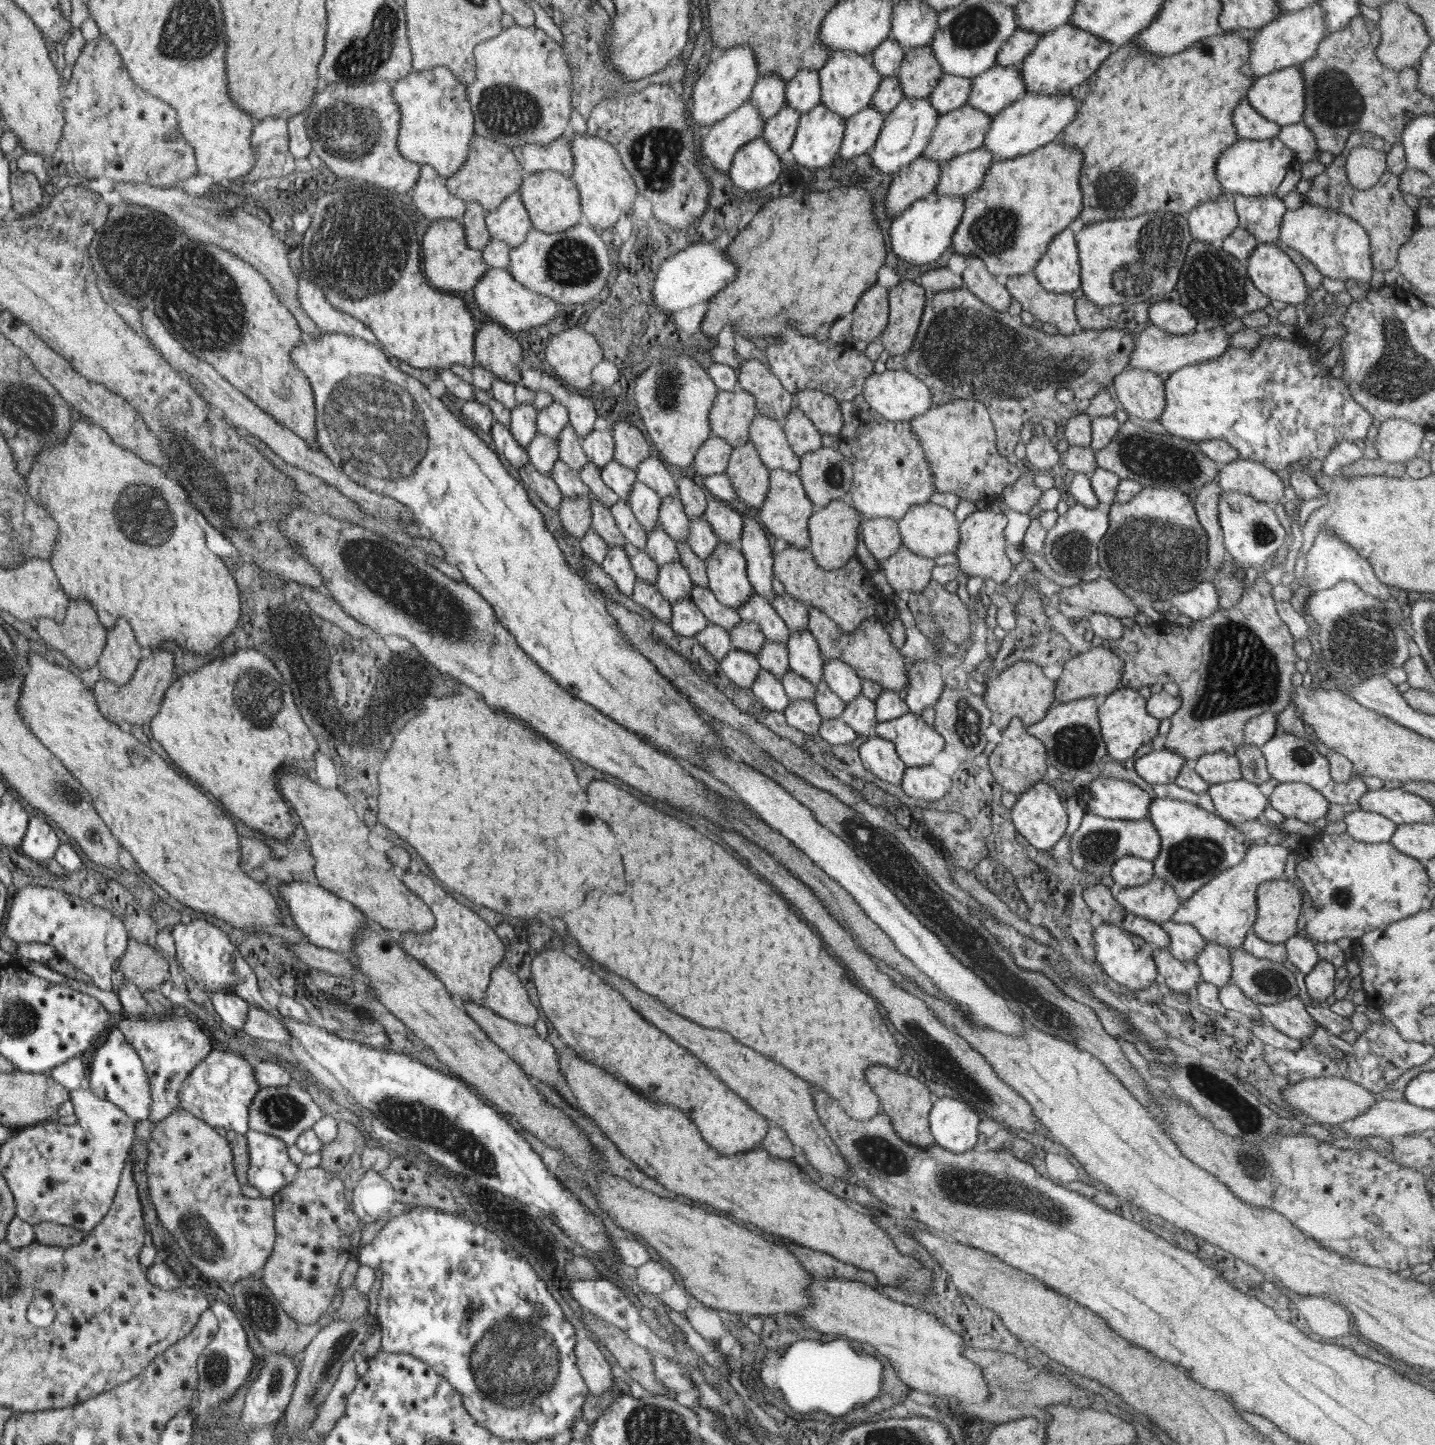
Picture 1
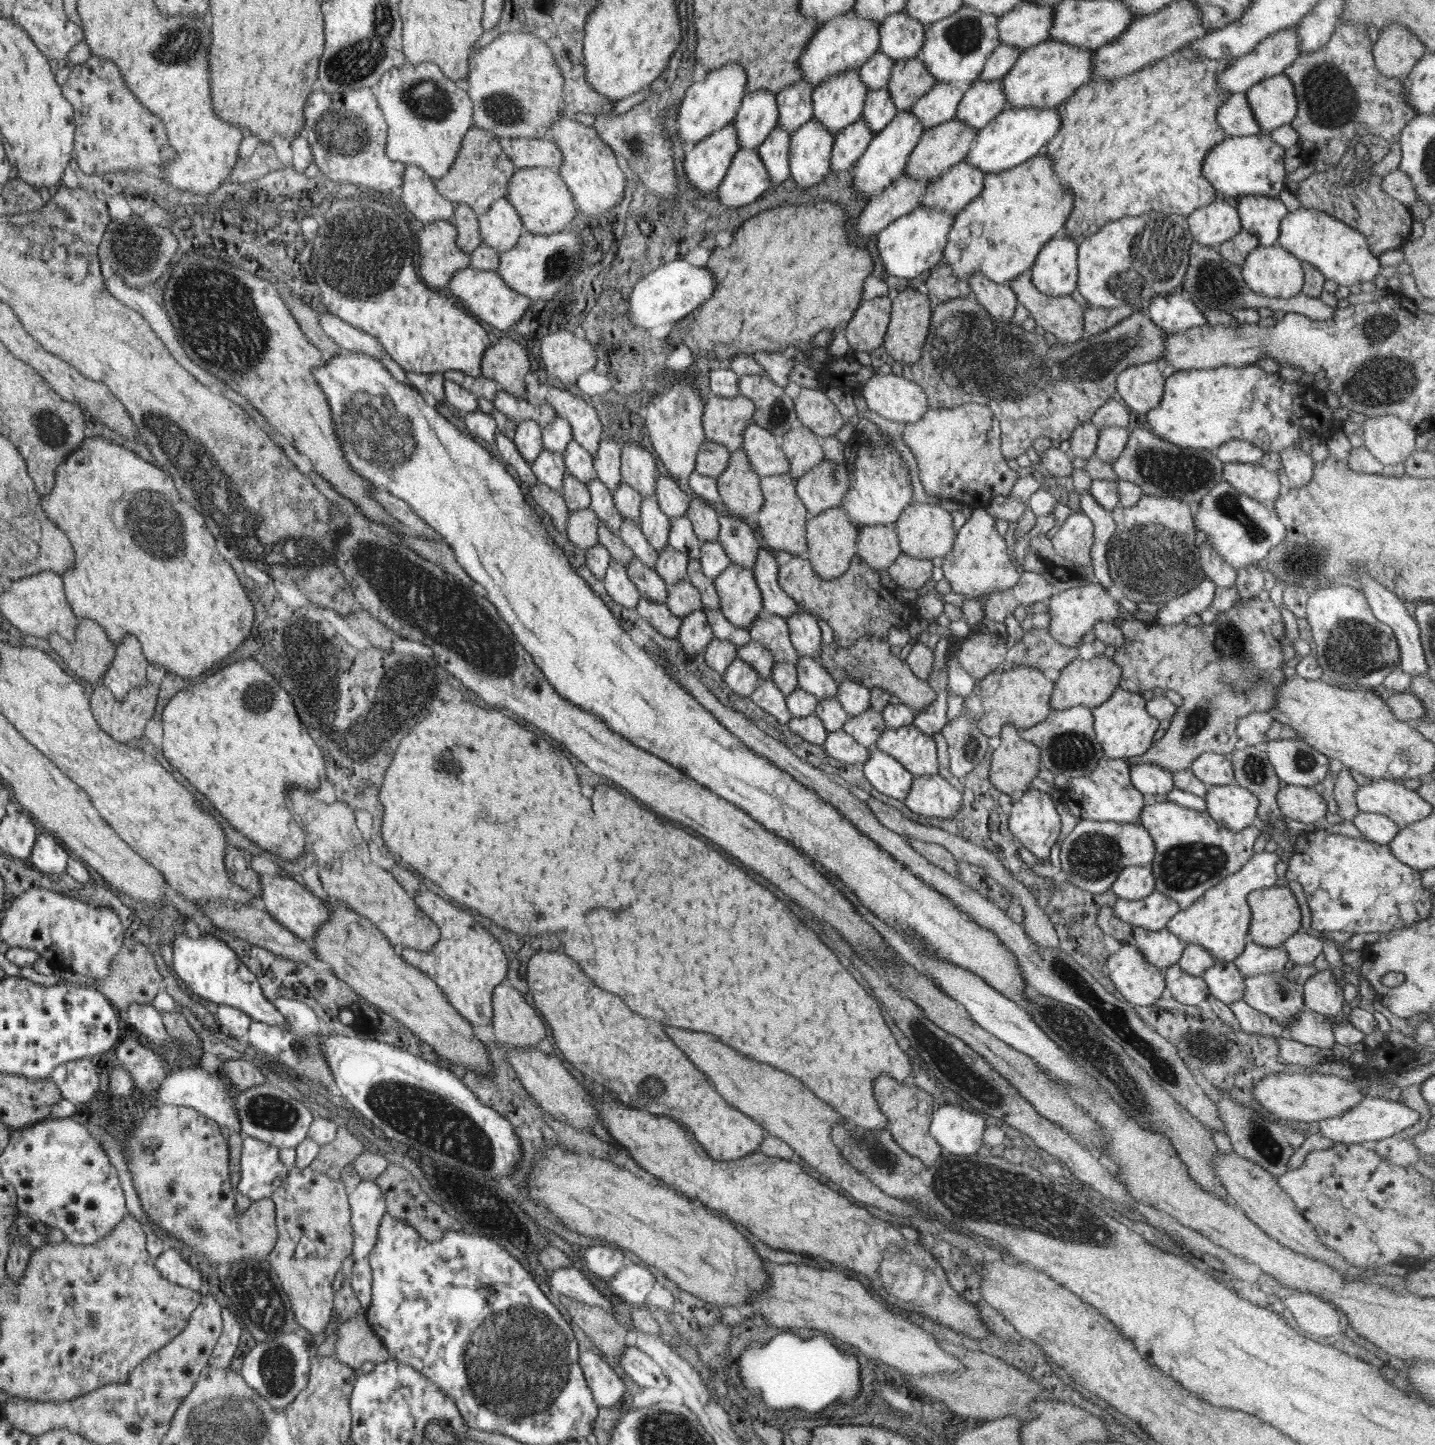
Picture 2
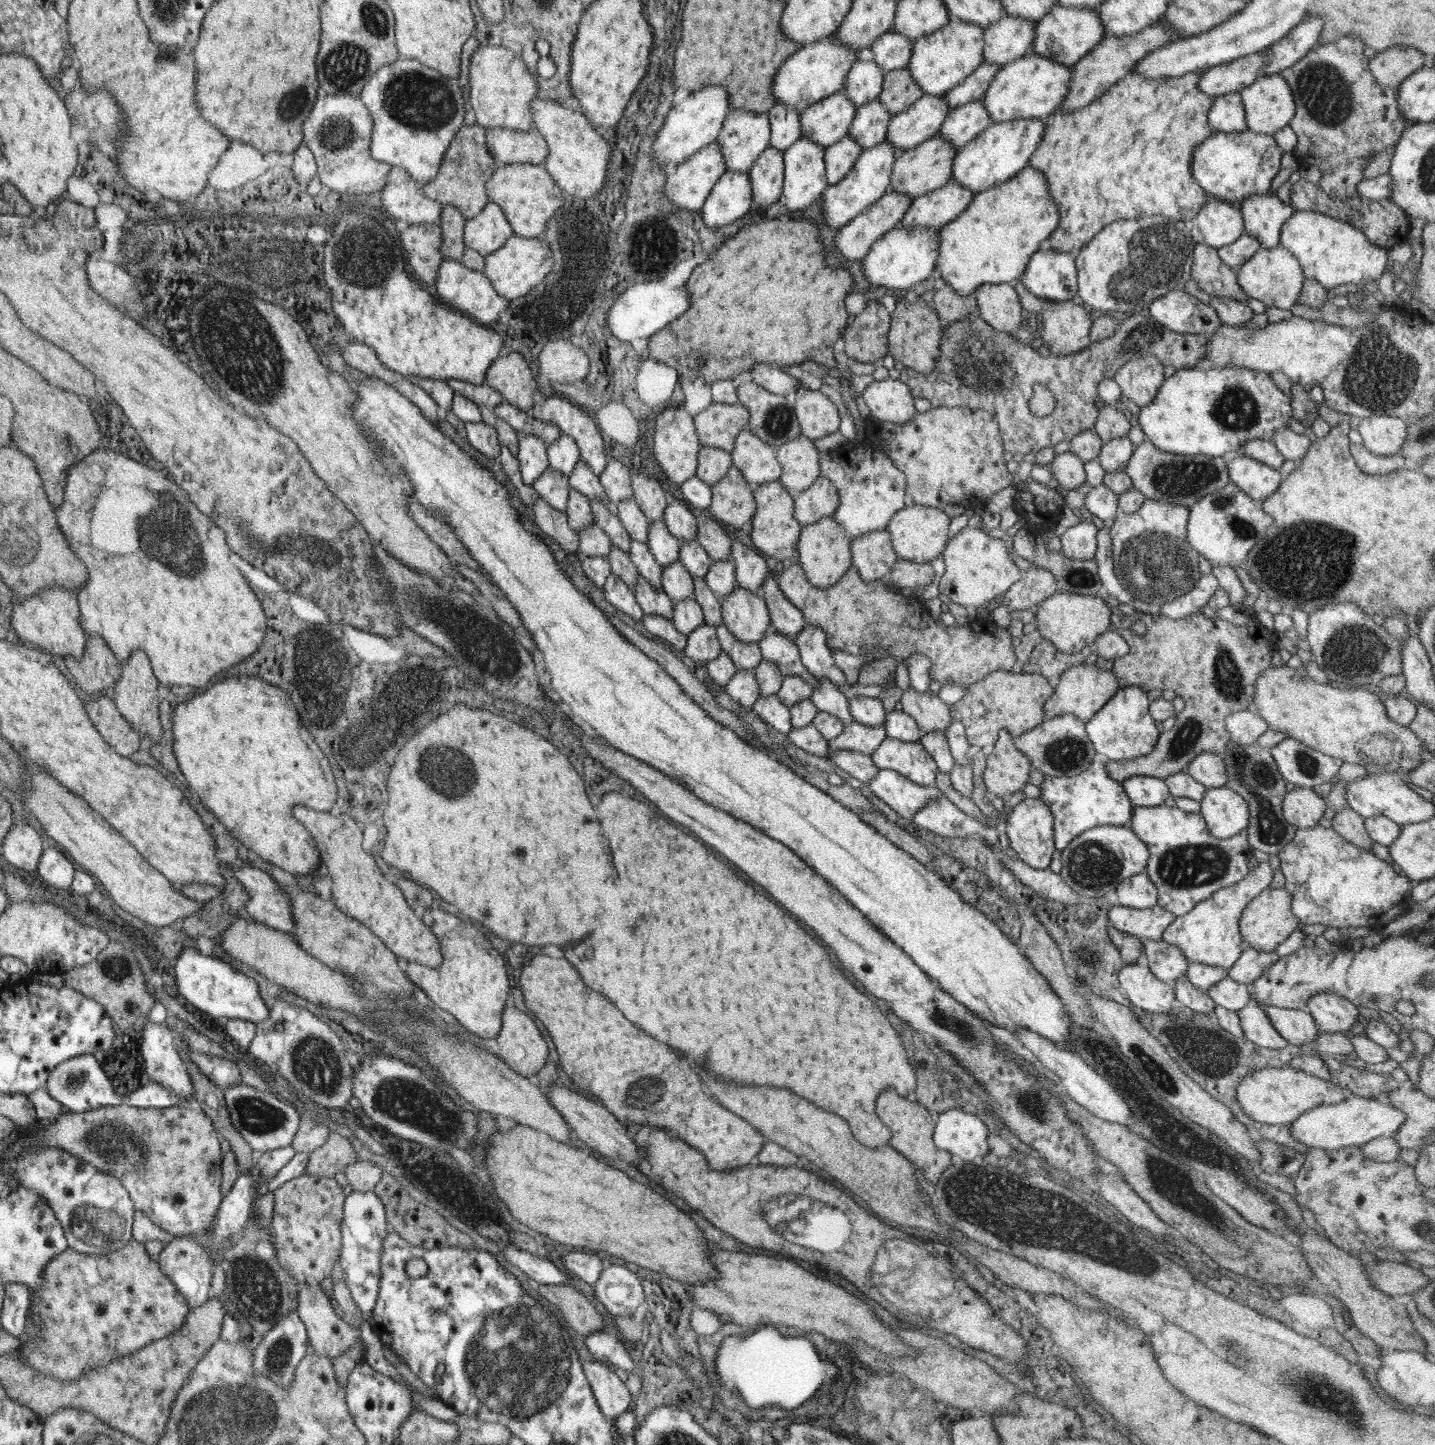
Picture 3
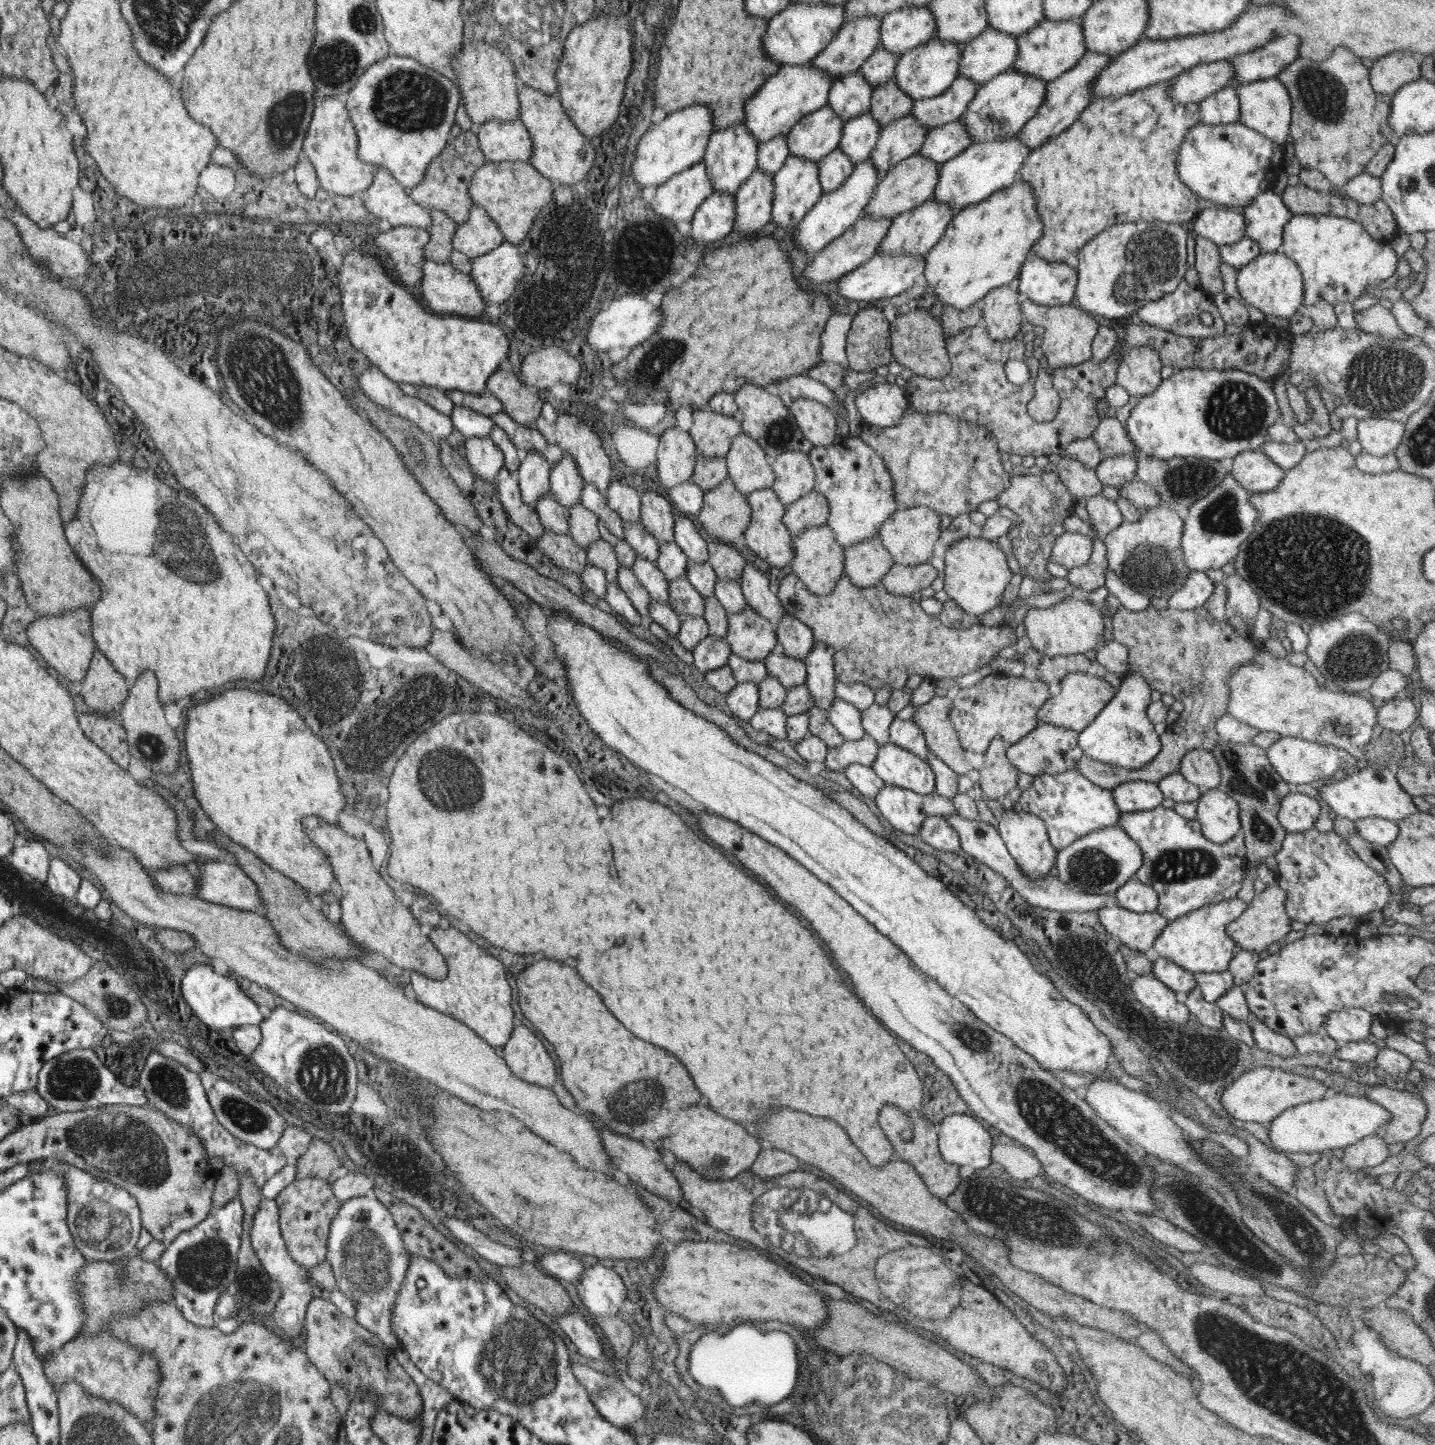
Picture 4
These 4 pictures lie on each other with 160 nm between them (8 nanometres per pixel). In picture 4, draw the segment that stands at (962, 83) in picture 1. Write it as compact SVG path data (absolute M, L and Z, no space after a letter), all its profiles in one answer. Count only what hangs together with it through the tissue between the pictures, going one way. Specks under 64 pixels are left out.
M914 116L898 118L881 130L870 153L870 161L882 174L886 174L897 162L918 154L926 135L926 130Z

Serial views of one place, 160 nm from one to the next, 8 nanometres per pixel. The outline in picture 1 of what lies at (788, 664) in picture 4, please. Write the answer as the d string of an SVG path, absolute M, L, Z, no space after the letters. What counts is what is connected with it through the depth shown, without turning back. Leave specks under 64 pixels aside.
M754 591L751 600L736 611L742 621L752 621L758 624L766 639L772 639L785 646L791 632L766 598L762 598Z

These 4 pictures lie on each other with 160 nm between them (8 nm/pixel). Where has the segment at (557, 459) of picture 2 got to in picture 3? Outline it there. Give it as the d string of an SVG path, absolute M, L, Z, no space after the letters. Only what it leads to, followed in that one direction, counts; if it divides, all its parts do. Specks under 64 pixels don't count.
M548 466L531 485L550 506L565 512L570 492L569 478L565 474Z

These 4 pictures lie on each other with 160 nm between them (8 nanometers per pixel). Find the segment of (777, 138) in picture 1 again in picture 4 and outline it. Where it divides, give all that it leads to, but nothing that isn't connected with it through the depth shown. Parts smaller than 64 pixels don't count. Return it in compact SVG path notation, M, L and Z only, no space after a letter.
M756 169L736 194L736 218L734 231L756 234L768 224L774 201L773 176Z

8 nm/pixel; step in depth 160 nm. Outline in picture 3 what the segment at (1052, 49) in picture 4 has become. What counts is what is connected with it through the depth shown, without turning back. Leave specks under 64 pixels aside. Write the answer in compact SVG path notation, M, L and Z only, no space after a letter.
M1056 4L1036 23L1032 52L1062 66L1076 65L1076 62L1088 55L1105 36L1105 30L1096 9Z

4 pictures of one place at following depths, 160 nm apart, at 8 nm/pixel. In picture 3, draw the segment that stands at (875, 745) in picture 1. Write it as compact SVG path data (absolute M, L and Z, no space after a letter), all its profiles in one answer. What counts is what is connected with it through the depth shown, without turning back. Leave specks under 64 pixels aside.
M879 769L869 782L873 793L906 820L928 803L940 798L942 791L935 785L923 787L892 769Z

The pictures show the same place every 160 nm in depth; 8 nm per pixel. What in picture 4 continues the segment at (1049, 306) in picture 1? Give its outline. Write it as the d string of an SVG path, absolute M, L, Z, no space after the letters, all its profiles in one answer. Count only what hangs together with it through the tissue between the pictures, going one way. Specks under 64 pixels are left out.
M1022 297L1021 311L1030 324L1044 328L1045 335L1041 348L1050 370L1079 365L1092 358L1091 346L1098 334L1099 323L1092 314L1082 310L1077 304L1047 307Z

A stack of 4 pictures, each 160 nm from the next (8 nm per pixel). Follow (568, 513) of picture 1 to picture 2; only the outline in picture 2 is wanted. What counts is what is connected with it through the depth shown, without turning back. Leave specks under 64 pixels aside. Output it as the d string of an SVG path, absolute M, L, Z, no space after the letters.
M591 507L569 511L566 523L567 538L575 547L584 551L594 548L599 543L599 521L598 515Z

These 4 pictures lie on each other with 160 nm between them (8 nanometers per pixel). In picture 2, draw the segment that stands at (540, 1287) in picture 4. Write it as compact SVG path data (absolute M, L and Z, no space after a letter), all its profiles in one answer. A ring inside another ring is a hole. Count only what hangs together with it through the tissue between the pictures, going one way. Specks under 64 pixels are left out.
M576 1304L567 1309L577 1325L585 1331L601 1353L619 1362L619 1356L632 1341L628 1330L616 1321L613 1313L599 1306ZM630 1336L630 1338L628 1338Z

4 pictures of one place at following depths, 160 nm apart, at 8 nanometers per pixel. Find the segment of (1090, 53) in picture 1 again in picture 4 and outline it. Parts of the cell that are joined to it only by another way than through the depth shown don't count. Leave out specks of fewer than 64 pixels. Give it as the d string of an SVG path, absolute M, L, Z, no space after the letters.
M1010 68L977 88L976 97L968 103L968 109L961 118L964 130L971 134L971 144L988 142L992 139L1002 140L1005 137L1016 135L1036 115L1041 104L1045 101L1046 86L1047 83L1044 80L1030 78L1028 74L1020 74L1020 72L1016 72L1016 69Z

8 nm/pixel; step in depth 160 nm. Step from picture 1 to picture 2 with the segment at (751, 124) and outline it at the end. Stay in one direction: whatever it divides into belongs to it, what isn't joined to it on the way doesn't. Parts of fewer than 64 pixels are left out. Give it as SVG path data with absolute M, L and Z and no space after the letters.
M734 124L697 142L684 155L684 170L692 188L706 194L715 193L739 149Z

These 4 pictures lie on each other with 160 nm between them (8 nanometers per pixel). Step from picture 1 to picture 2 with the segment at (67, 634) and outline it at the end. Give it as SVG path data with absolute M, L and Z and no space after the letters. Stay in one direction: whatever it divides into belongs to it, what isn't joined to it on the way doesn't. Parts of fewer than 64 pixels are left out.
M78 618L77 637L74 642L58 633L50 634L50 646L78 676L90 683L98 683L112 665L116 644L94 619Z

